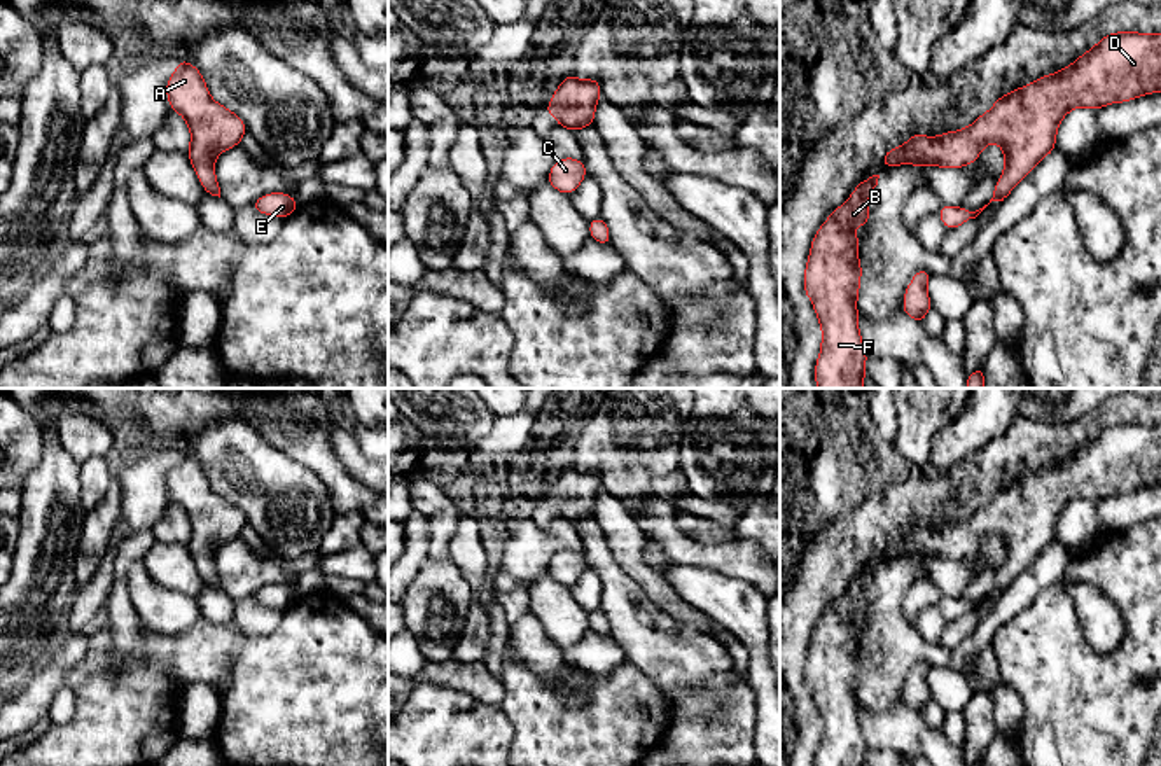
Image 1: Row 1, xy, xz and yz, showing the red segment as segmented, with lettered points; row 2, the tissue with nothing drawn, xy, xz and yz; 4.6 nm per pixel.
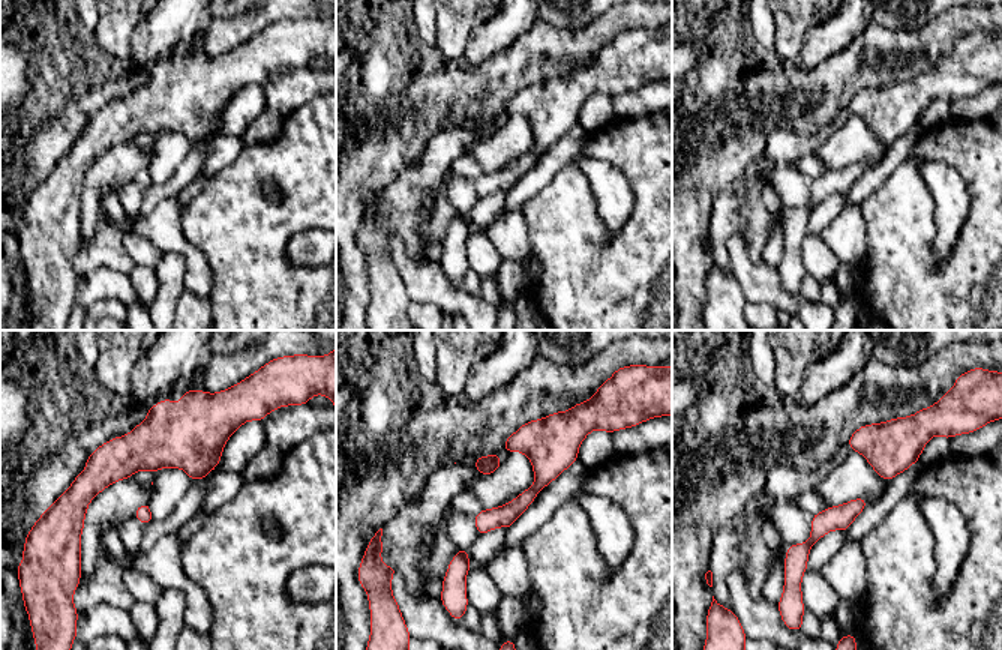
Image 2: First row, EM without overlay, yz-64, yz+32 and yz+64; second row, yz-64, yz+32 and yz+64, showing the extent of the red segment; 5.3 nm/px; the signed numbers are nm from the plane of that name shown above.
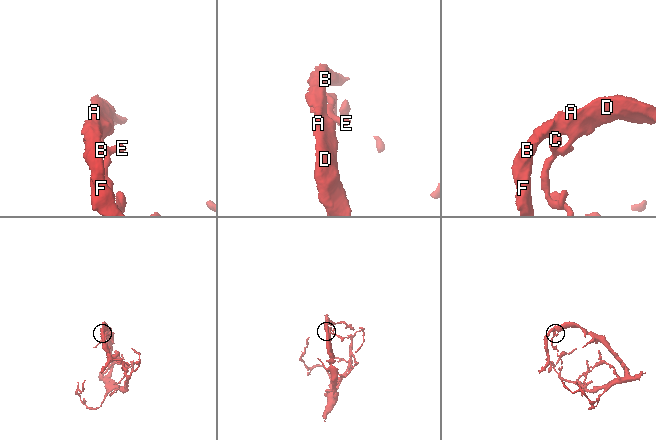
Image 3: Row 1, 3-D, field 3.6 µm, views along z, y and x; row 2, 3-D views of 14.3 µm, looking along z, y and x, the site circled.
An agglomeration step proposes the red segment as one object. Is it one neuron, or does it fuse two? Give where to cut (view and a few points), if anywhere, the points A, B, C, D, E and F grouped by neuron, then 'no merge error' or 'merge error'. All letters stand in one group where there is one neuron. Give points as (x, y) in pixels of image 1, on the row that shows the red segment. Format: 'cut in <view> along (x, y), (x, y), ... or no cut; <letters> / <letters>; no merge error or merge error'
no cut; A B C D E F; no merge error

